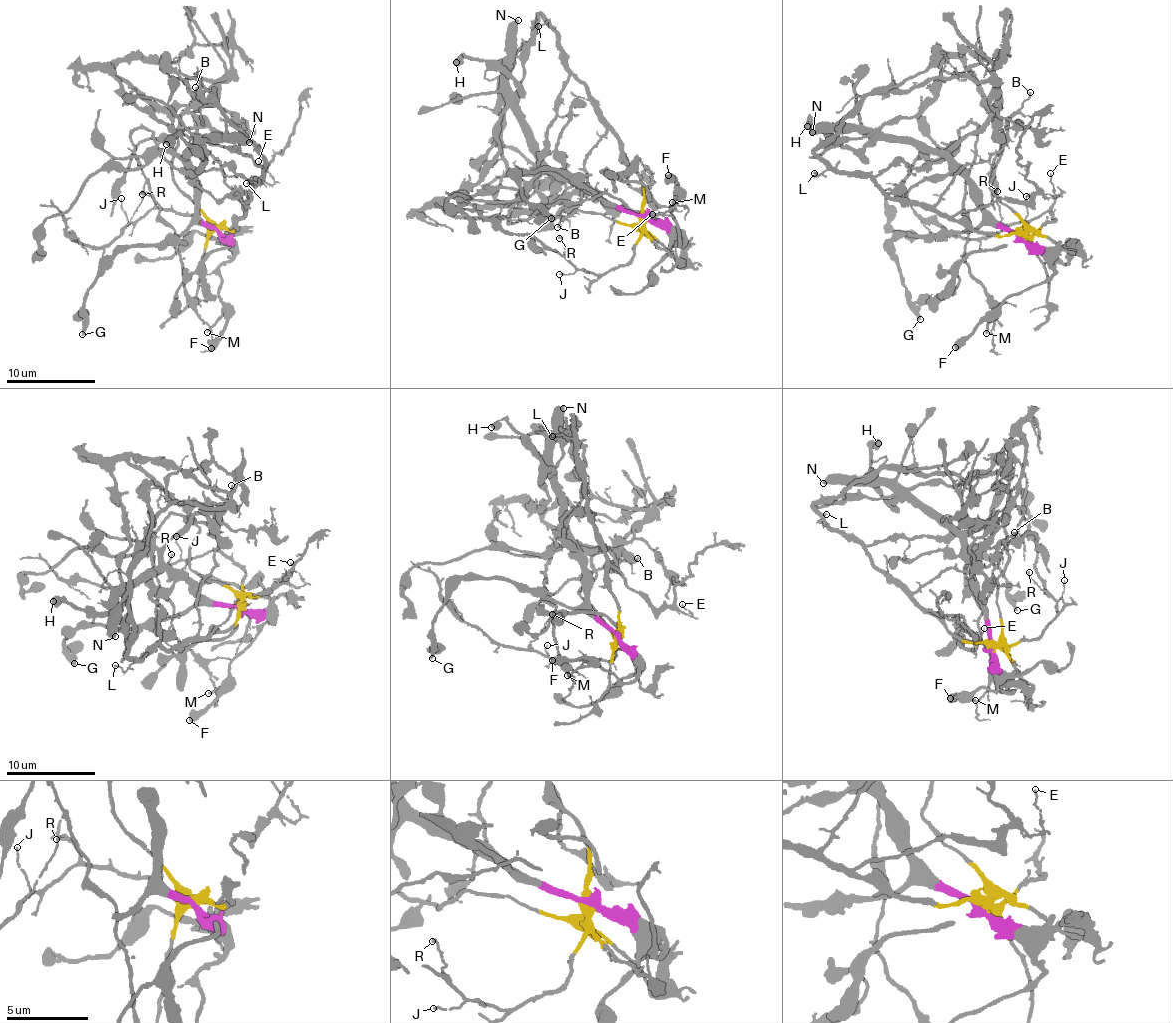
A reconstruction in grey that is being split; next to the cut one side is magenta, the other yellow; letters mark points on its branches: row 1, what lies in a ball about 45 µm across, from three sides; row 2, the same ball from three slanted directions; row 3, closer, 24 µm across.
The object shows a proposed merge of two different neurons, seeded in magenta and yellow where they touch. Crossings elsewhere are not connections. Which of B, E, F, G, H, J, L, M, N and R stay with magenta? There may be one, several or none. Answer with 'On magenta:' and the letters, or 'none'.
On magenta: F, G, H, M, N

